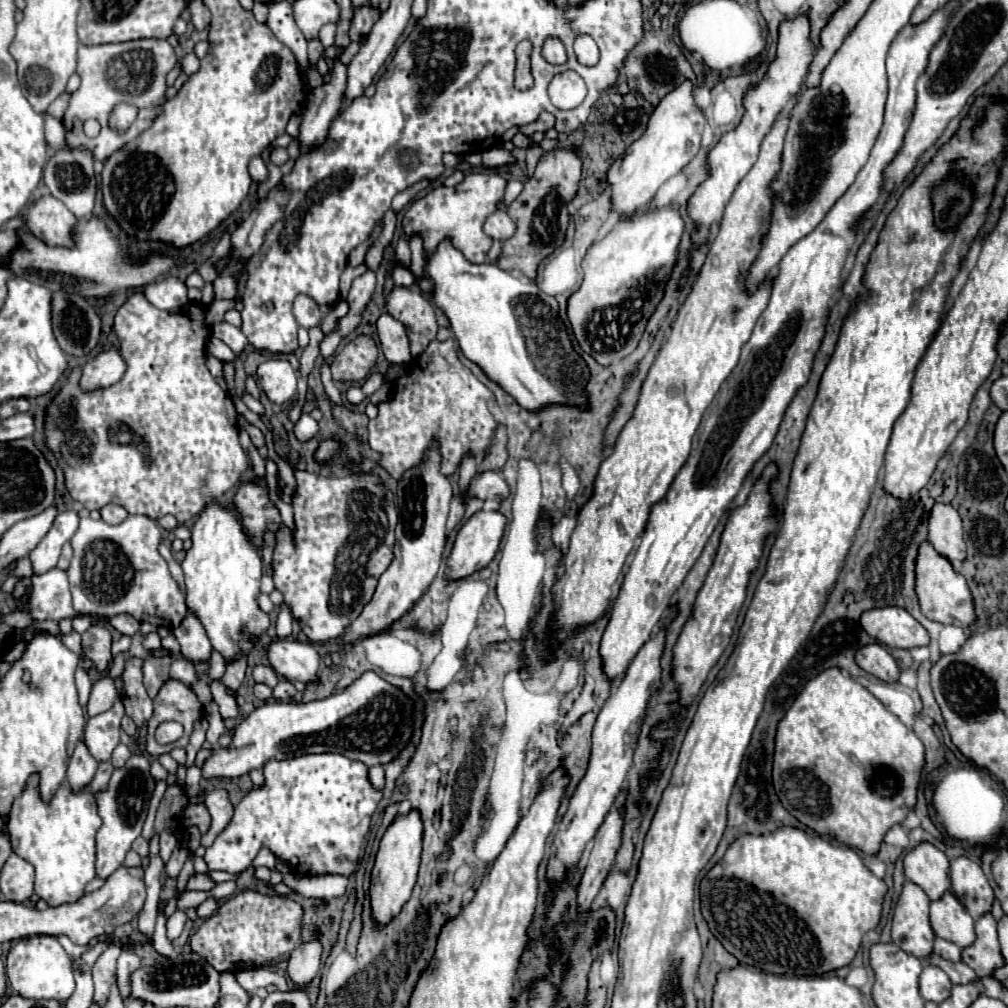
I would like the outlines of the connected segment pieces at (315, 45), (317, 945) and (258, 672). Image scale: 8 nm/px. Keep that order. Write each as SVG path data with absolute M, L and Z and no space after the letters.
M313 39L308 42L308 59L312 66L316 66L318 59L322 56L324 47L319 39Z
M310 939L292 951L288 959L288 975L294 981L294 985L304 987L318 975L320 957L322 957L322 943L318 939Z
M256 665L254 667L254 681L256 683L266 683L268 687L276 687L276 683L278 683L278 677L276 677L276 671L270 667L270 665Z

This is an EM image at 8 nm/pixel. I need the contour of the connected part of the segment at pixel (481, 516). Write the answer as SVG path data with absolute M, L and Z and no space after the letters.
M478 511L476 515L472 515L458 531L454 545L452 545L452 553L448 557L448 581L458 581L464 577L470 577L472 573L484 569L496 555L502 533L504 533L504 525L506 525L506 517L498 511Z

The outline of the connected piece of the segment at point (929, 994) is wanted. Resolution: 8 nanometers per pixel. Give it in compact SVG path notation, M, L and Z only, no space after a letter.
M924 965L922 975L920 975L920 995L926 1001L942 1003L950 995L950 987L952 987L952 983L940 967Z

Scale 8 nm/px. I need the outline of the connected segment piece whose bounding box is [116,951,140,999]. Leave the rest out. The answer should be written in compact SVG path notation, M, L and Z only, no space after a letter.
M122 951L122 955L118 957L118 969L116 969L116 977L118 977L118 987L120 987L120 995L122 999L128 997L130 987L128 987L128 977L132 971L136 971L140 967L140 959L134 951Z

